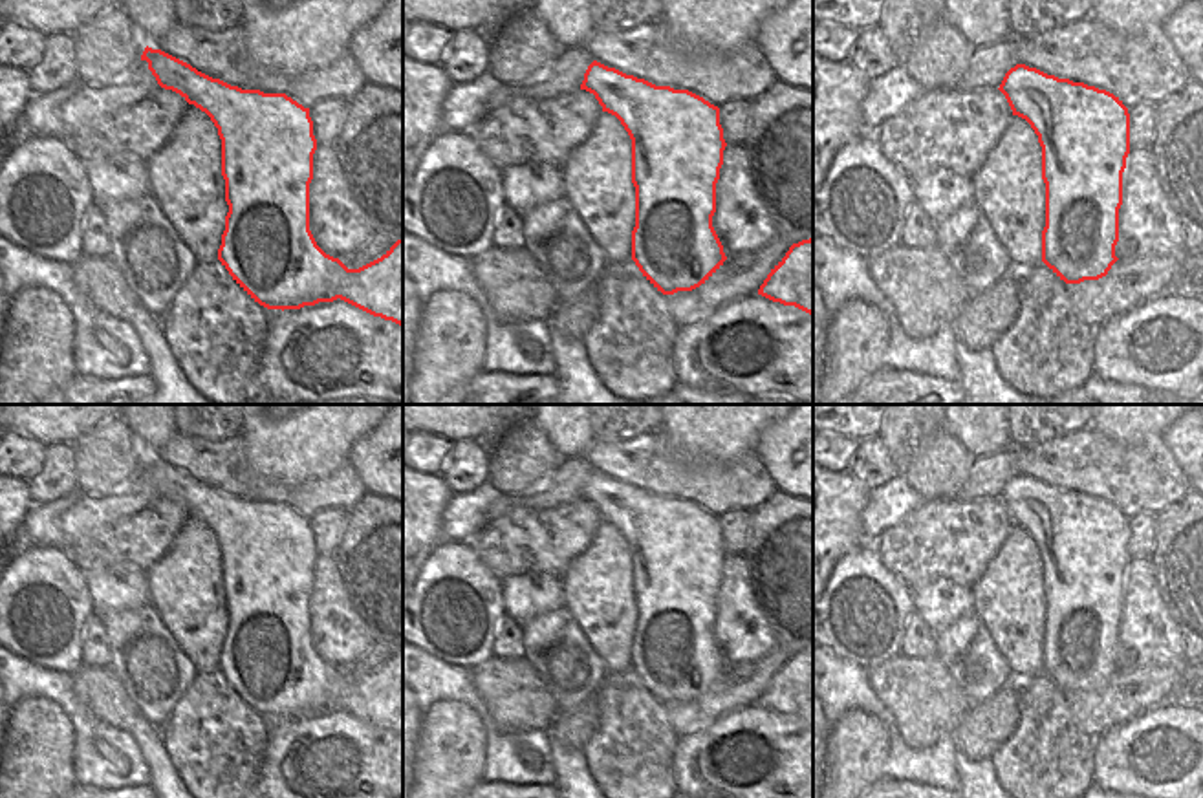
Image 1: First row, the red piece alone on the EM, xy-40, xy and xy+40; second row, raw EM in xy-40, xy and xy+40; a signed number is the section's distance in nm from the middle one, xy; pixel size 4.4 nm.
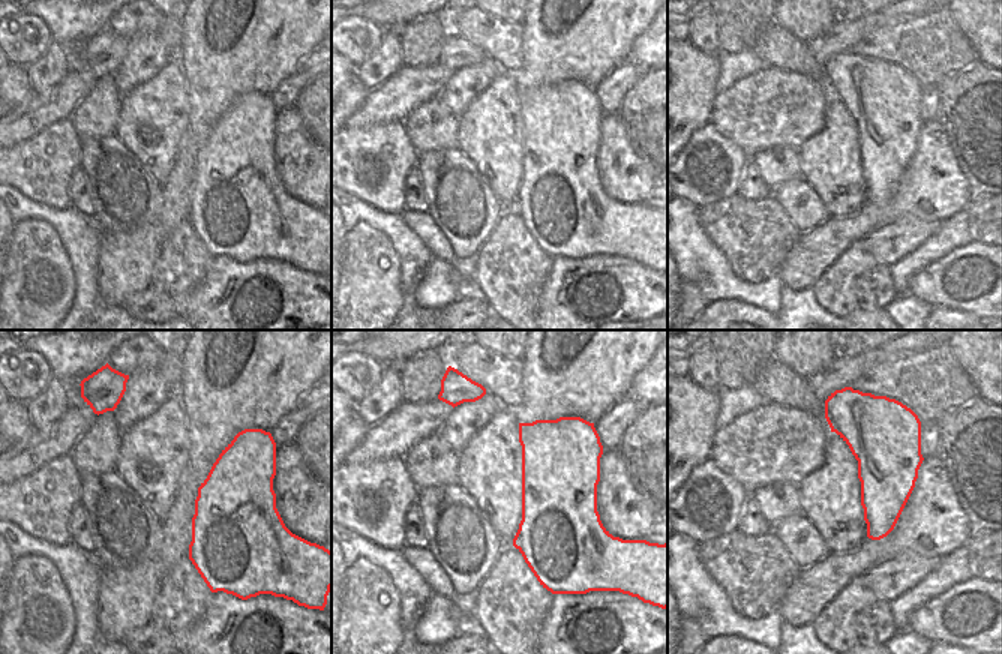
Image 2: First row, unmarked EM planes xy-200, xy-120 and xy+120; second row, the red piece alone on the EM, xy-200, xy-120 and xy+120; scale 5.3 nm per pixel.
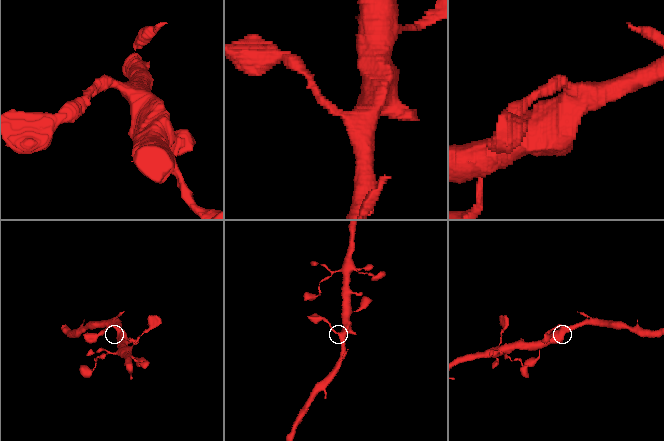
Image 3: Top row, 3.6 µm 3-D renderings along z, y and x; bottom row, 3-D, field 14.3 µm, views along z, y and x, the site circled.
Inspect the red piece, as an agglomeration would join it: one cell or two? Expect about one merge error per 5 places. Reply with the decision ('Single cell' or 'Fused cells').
Single cell

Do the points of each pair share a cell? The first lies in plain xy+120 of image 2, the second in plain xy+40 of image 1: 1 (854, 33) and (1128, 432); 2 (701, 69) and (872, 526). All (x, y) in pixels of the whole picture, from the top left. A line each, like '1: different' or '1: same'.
1: different
2: different

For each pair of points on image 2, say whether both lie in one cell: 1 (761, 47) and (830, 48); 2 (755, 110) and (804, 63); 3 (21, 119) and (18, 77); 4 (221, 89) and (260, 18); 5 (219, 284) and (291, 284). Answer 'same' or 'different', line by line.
1: different
2: different
3: different
4: same
5: same

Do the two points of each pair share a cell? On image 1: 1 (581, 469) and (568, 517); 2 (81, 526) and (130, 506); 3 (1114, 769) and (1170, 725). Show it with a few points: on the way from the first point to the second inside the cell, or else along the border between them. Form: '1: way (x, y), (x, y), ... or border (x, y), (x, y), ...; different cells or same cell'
1: border (579, 498), (531, 511); different cells
2: way (94, 513), (118, 506); same cell
3: way (1128, 758), (1148, 753), (1161, 740); same cell

